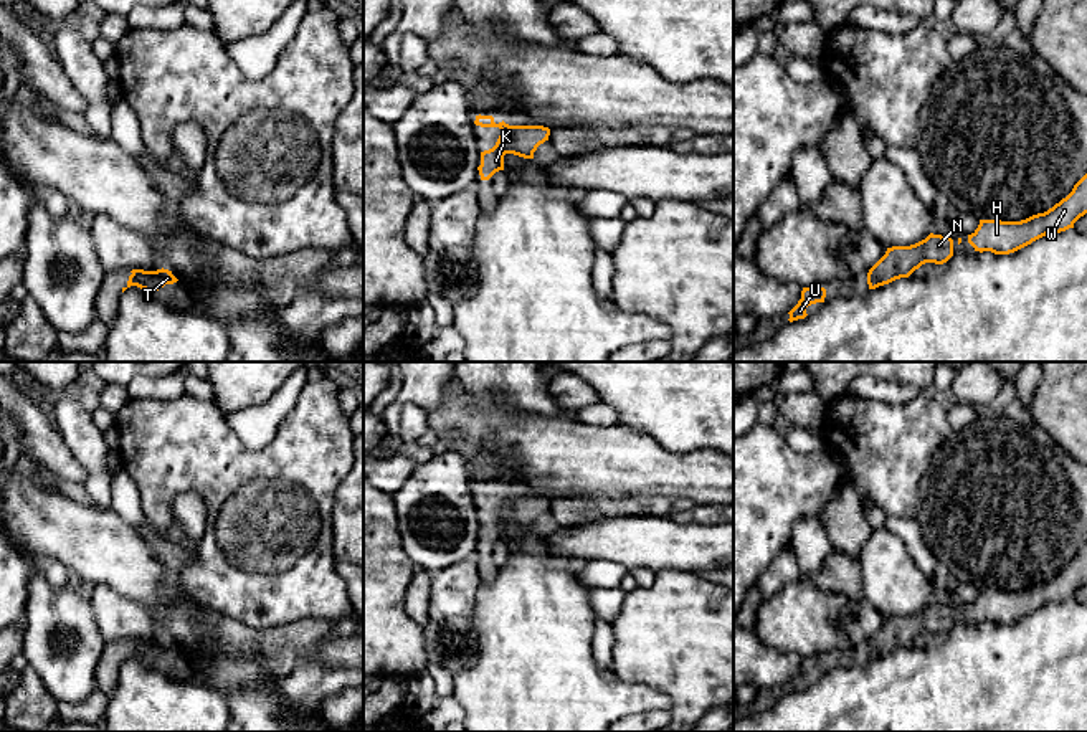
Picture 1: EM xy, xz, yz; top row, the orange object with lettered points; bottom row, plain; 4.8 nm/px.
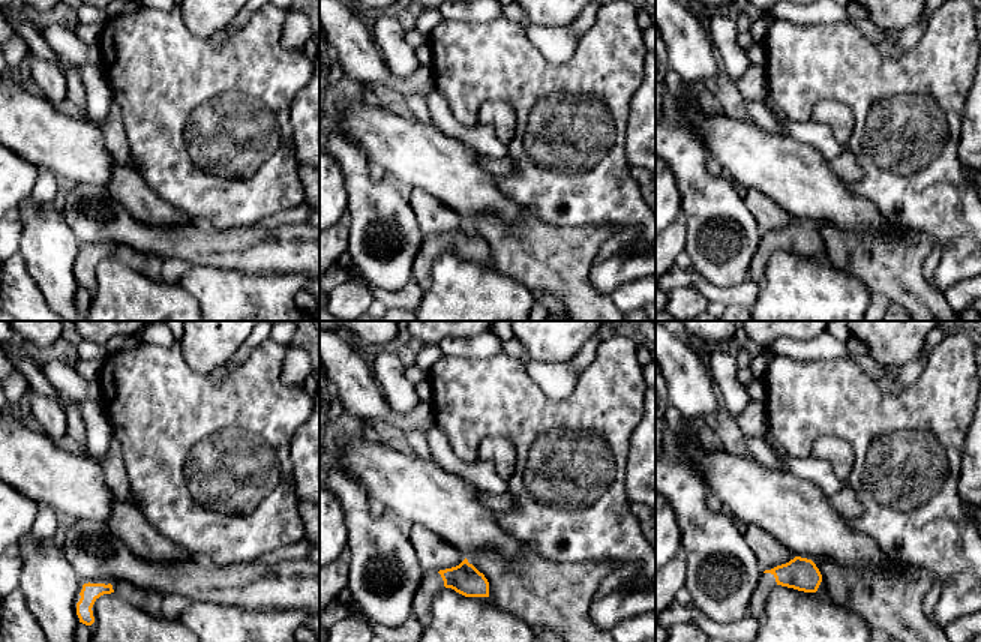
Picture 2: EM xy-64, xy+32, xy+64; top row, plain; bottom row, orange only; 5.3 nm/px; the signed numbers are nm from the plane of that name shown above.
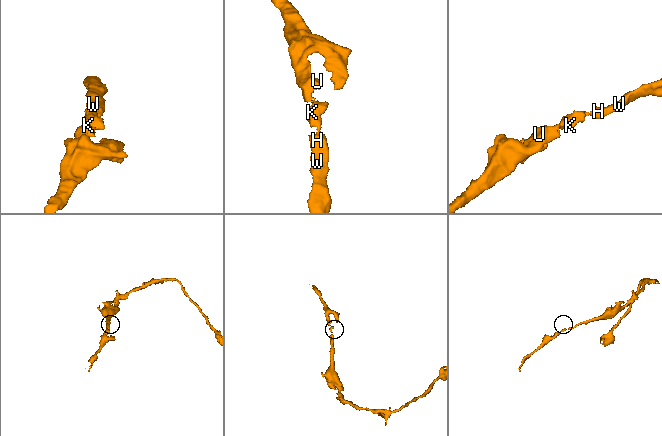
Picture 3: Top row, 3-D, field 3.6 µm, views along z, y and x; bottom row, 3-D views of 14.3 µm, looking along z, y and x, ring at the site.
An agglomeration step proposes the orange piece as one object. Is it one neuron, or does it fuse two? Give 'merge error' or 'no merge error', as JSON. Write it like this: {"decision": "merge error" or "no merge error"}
{"decision": "no merge error"}

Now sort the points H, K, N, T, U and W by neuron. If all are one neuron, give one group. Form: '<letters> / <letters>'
H K N T U W

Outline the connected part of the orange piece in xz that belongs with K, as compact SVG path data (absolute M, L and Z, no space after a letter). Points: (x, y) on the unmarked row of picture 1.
M476 486L476 496L499 497L501 506L496 516L481 522L477 537L481 550L489 550L496 542L504 540L504 525L514 524L524 529L534 529L540 514L548 511L550 499L544 496L509 496L504 491L496 494L492 486Z

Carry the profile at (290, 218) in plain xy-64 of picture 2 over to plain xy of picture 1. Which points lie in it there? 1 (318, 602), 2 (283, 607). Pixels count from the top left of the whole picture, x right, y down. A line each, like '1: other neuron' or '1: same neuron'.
1: other neuron
2: other neuron

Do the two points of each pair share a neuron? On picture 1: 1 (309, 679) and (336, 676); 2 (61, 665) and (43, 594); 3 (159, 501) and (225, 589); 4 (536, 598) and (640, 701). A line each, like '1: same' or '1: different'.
1: same
2: same
3: same
4: same

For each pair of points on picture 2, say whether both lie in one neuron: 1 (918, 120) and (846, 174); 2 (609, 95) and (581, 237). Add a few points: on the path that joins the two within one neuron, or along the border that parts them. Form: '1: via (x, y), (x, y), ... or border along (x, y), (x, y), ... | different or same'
1: border along (852, 129), (848, 150), (861, 176), (849, 185) | different
2: border along (548, 222), (554, 225), (608, 227), (614, 233) | different

